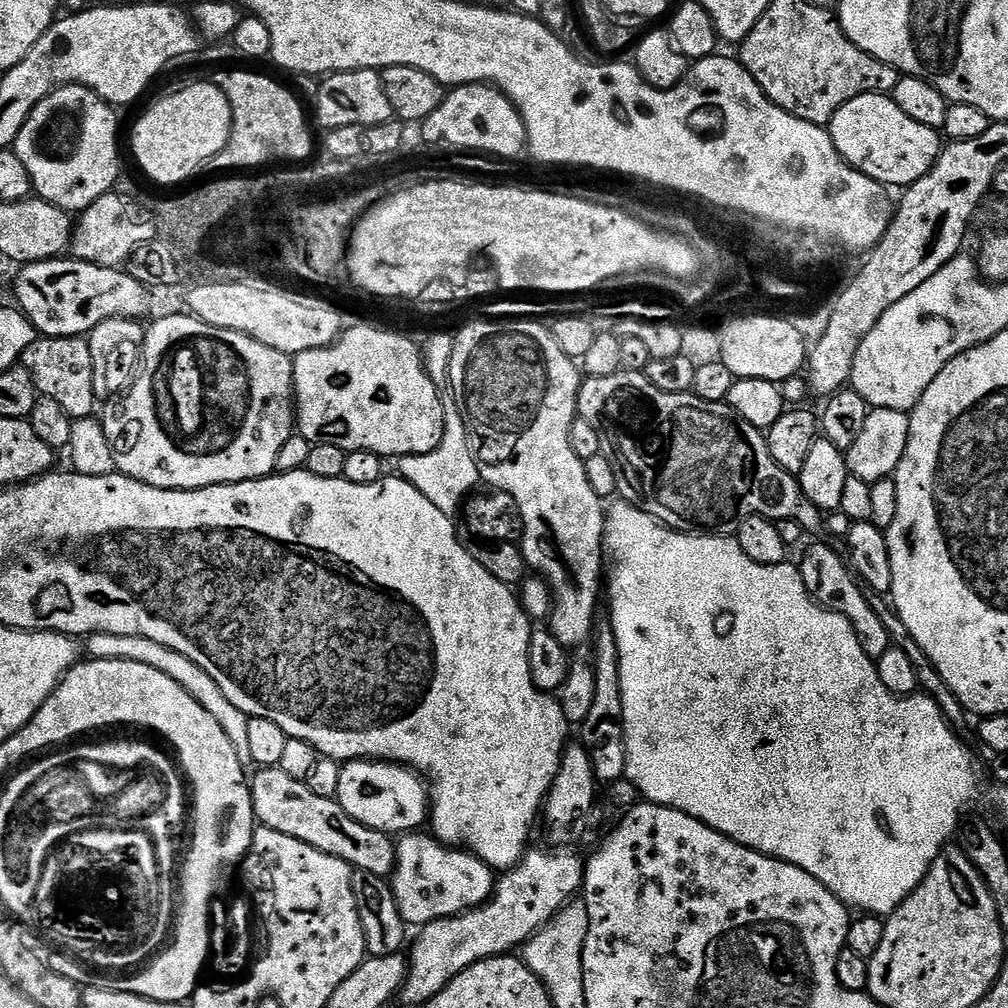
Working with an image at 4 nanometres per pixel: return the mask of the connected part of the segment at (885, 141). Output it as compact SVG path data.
M867 92L842 106L832 116L830 125L836 153L852 168L857 168L878 183L903 190L918 182L934 166L942 151L942 136L922 122L914 122L883 92Z

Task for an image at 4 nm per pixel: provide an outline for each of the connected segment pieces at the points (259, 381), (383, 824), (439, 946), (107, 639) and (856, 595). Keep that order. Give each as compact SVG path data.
M183 314L184 316L164 316L161 320L156 320L147 329L144 337L144 355L142 357L142 367L140 377L136 380L136 385L123 397L120 409L117 410L116 416L112 416L109 420L103 421L104 433L110 442L110 446L116 455L116 472L122 476L129 476L138 482L142 482L146 486L158 486L159 488L176 488L179 492L189 492L195 488L209 488L210 486L218 486L219 484L237 484L238 482L246 482L247 480L260 480L264 476L271 476L276 472L276 463L278 456L282 454L282 446L286 446L286 442L294 435L294 429L297 427L296 422L296 387L294 386L294 370L292 369L293 357L282 354L278 350L274 350L274 346L262 346L262 342L258 342L254 338L250 338L241 332L234 330L226 330L218 326L210 326L206 322L202 322L196 316L191 314Z
M361 758L347 761L342 767L342 778L338 778L335 799L350 818L362 822L367 828L389 834L407 834L423 829L430 816L430 792L425 781L403 764L386 760Z
M560 846L548 850L552 852L525 851L520 863L507 869L497 879L492 895L483 904L423 925L419 929L420 937L416 940L408 977L398 993L399 999L408 1004L427 1005L471 964L492 956L515 953L527 944L535 932L548 924L581 891L585 861L572 850L571 847Z
M98 632L95 633L94 641L95 640L95 659L142 662L142 666L154 666L154 670L162 670L162 674L174 678L174 682L178 682L182 685L182 687L215 718L218 722L218 726L222 726L222 730L226 730L226 734L230 738L230 742L234 746L234 750L238 754L238 758L241 762L246 766L252 764L250 741L248 731L246 730L248 717L244 715L242 710L238 710L238 706L234 706L234 702L230 702L230 698L226 698L226 694L222 694L218 682L214 682L214 678L210 678L210 674L206 674L206 670L202 670L202 666L190 662L190 658L186 658L182 654L178 654L174 650L162 646L158 642L152 642L150 638L142 638L141 636L119 636L118 634Z
M816 544L810 547L800 565L800 575L808 592L815 597L817 603L832 612L840 613L854 626L858 642L868 657L878 660L891 647L890 634L883 620L874 612L871 604L862 592L863 587L847 561L830 546Z

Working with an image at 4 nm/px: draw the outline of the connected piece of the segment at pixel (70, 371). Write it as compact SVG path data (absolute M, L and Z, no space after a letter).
M40 336L26 349L22 367L30 370L30 378L34 378L41 396L54 398L73 420L86 420L95 413L92 411L98 407L98 401L94 394L94 358L90 358L90 346L84 336Z

